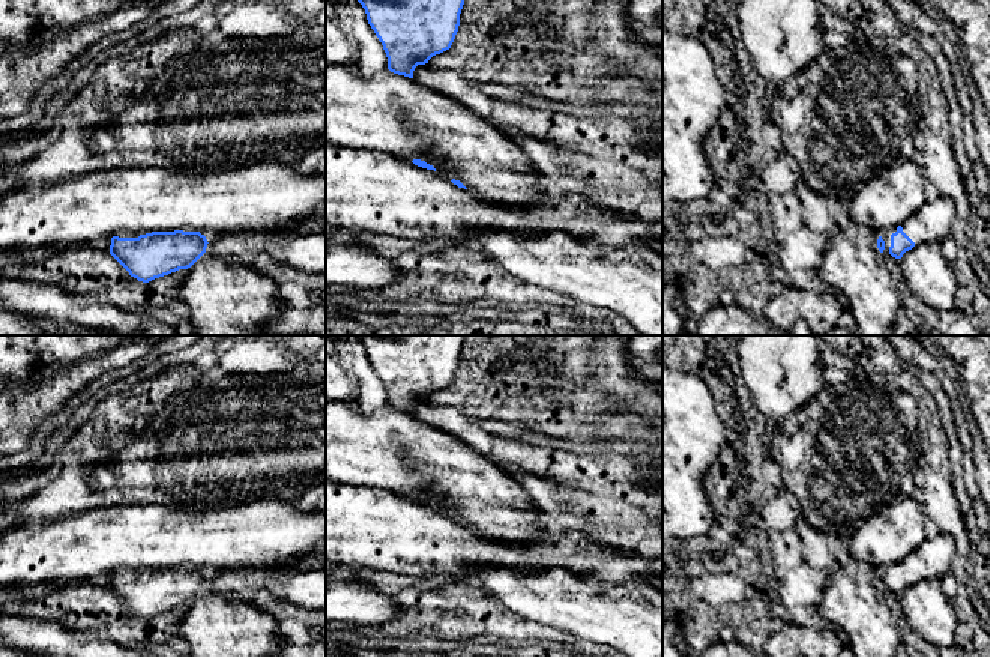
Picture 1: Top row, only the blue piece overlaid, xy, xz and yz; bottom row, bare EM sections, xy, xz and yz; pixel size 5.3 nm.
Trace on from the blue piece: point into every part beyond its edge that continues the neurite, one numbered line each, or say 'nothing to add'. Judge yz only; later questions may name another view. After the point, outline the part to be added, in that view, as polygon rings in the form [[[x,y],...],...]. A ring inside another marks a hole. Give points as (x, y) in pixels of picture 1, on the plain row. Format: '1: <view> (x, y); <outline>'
1: yz (887, 573); [[[891,564],[886,570],[882,571],[882,576],[885,577],[885,586],[883,591],[889,591],[891,583],[891,571],[897,568],[897,564]]]

